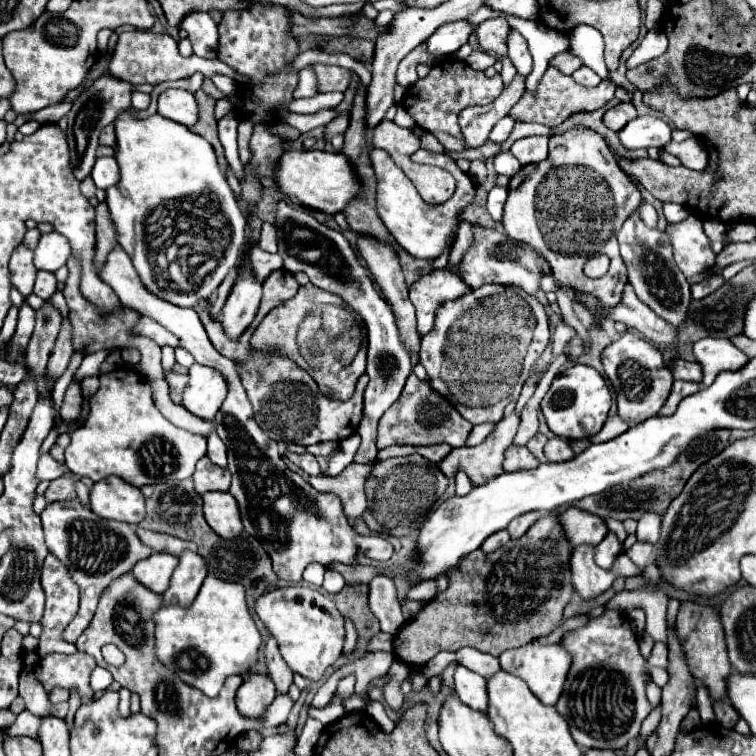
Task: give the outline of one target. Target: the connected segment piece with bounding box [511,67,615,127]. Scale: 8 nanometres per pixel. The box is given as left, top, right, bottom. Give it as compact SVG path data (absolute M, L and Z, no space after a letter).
M549 67L537 87L537 97L531 97L525 91L521 101L513 107L511 115L515 115L519 121L535 121L535 123L553 127L553 125L559 125L563 119L567 119L575 111L593 111L603 107L609 99L613 99L613 95L615 95L615 83L611 79L603 79L597 87L581 87L571 77L563 75L559 69Z

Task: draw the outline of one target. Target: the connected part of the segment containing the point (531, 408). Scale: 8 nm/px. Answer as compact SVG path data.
M539 383L537 385L537 391L535 395L529 399L529 403L525 405L523 409L523 417L521 417L521 427L517 431L517 437L513 443L517 445L527 445L527 441L537 433L537 407L539 407L539 401L543 399L543 395L547 393L549 385L545 383Z

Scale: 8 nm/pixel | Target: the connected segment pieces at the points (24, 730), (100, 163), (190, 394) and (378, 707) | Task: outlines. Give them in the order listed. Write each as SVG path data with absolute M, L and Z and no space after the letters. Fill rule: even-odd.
M24 710L17 715L15 723L7 729L7 735L29 736L37 739L37 731L39 731L43 719L45 717L35 716L28 710Z
M99 157L95 161L91 177L99 189L113 187L119 181L119 165L115 163L113 157Z
M207 365L189 367L189 383L183 391L183 407L201 419L215 419L215 413L227 397L227 381Z
M371 702L366 708L366 714L369 715L385 733L391 733L395 728L395 724L389 718L385 706L381 702Z

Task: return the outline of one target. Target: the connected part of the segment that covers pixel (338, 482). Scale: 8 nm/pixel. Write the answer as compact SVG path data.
M375 463L347 465L337 477L329 477L329 475L309 477L309 483L321 493L337 495L343 503L343 511L347 517L361 517L367 509L365 481L373 469L375 469Z

